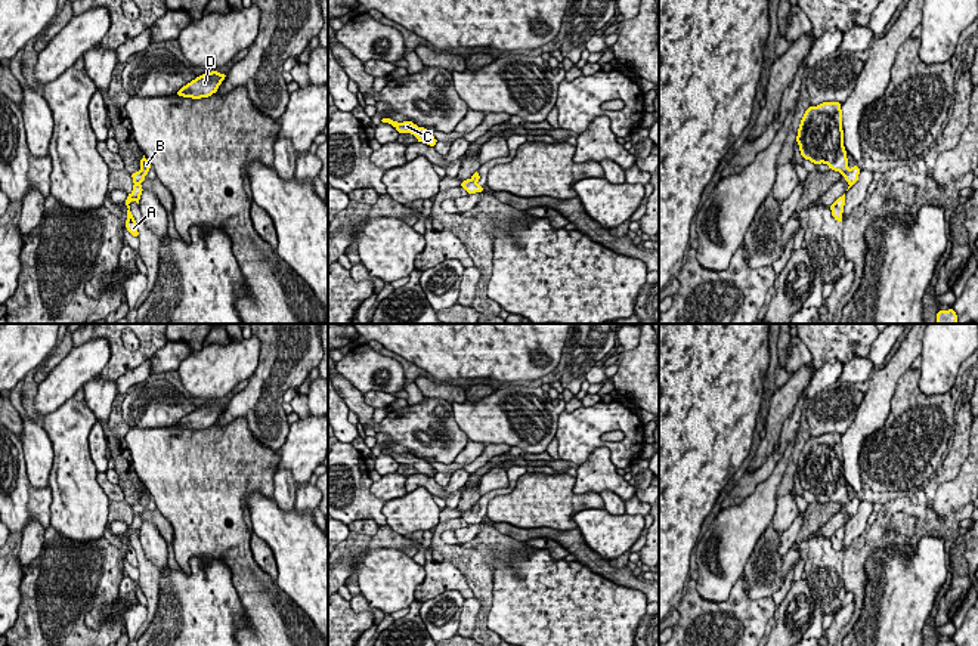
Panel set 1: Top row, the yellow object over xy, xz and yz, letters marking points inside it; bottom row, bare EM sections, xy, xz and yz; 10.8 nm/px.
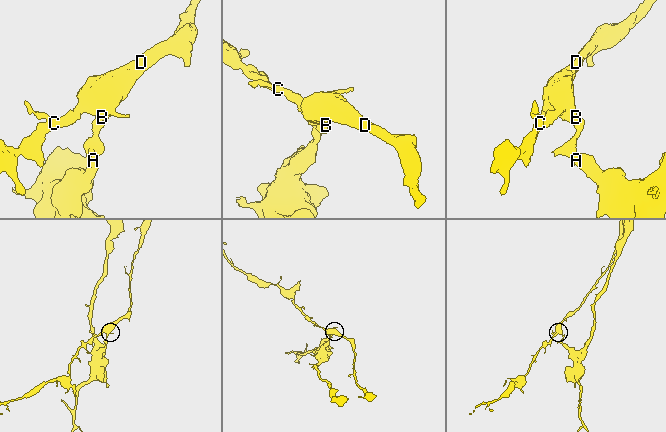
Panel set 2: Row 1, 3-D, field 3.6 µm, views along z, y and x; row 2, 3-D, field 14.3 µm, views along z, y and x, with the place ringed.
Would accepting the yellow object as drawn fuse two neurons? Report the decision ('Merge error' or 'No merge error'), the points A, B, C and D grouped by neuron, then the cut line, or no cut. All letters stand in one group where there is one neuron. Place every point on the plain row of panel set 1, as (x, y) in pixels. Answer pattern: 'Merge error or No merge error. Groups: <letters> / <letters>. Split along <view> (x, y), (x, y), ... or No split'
Merge error. Groups: A / B C D. Split along yz (850, 500), (844, 507)

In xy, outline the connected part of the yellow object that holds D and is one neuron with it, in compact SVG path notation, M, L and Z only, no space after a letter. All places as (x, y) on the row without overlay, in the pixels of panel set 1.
M217 402L205 404L192 411L191 414L188 414L186 417L183 417L177 423L177 426L192 430L208 429L217 423L225 408L226 408L225 405L220 405Z

